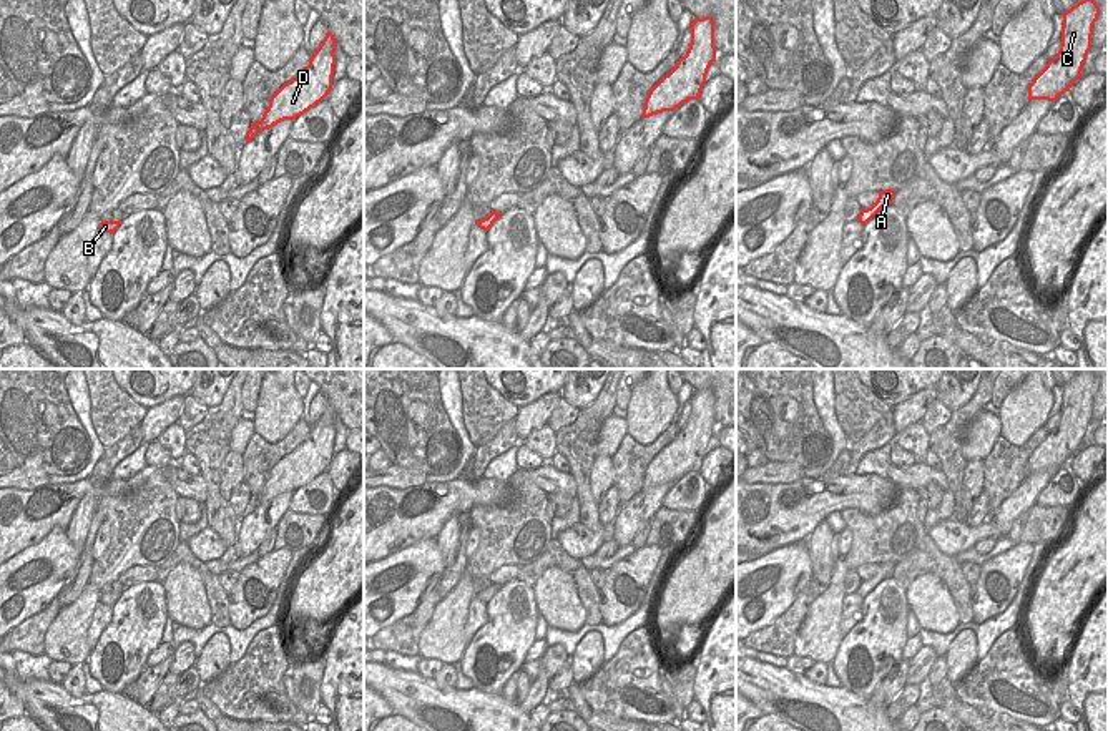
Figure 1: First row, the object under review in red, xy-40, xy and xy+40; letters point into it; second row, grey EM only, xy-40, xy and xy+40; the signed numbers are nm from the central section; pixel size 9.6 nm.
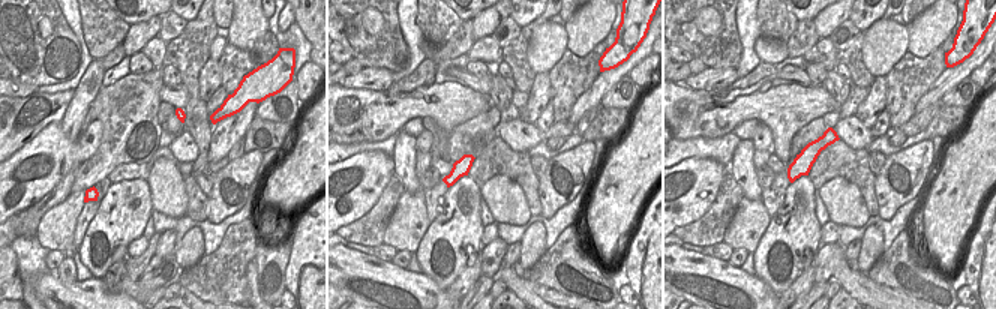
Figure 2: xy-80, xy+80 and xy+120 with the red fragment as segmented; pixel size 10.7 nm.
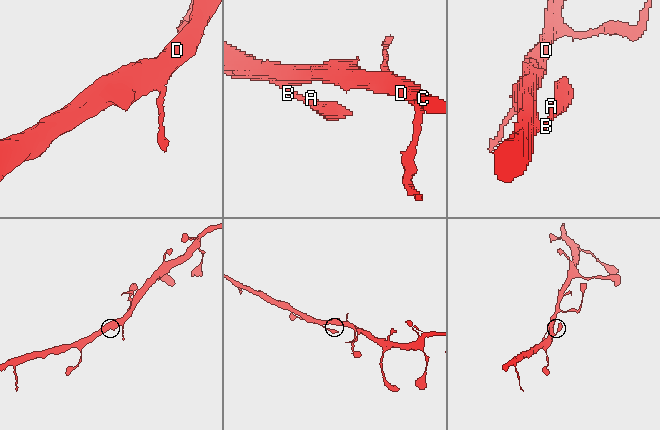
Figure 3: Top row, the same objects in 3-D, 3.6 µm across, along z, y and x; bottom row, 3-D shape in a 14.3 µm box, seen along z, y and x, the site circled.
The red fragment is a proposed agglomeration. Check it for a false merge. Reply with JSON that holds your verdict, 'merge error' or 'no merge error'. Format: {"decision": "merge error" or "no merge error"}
{"decision": "no merge error"}

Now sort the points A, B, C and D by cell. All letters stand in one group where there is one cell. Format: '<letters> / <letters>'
A B C D

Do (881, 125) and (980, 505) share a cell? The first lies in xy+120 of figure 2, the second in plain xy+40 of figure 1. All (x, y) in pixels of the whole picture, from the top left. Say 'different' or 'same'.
same

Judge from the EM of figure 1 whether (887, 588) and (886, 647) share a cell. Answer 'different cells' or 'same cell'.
same cell

